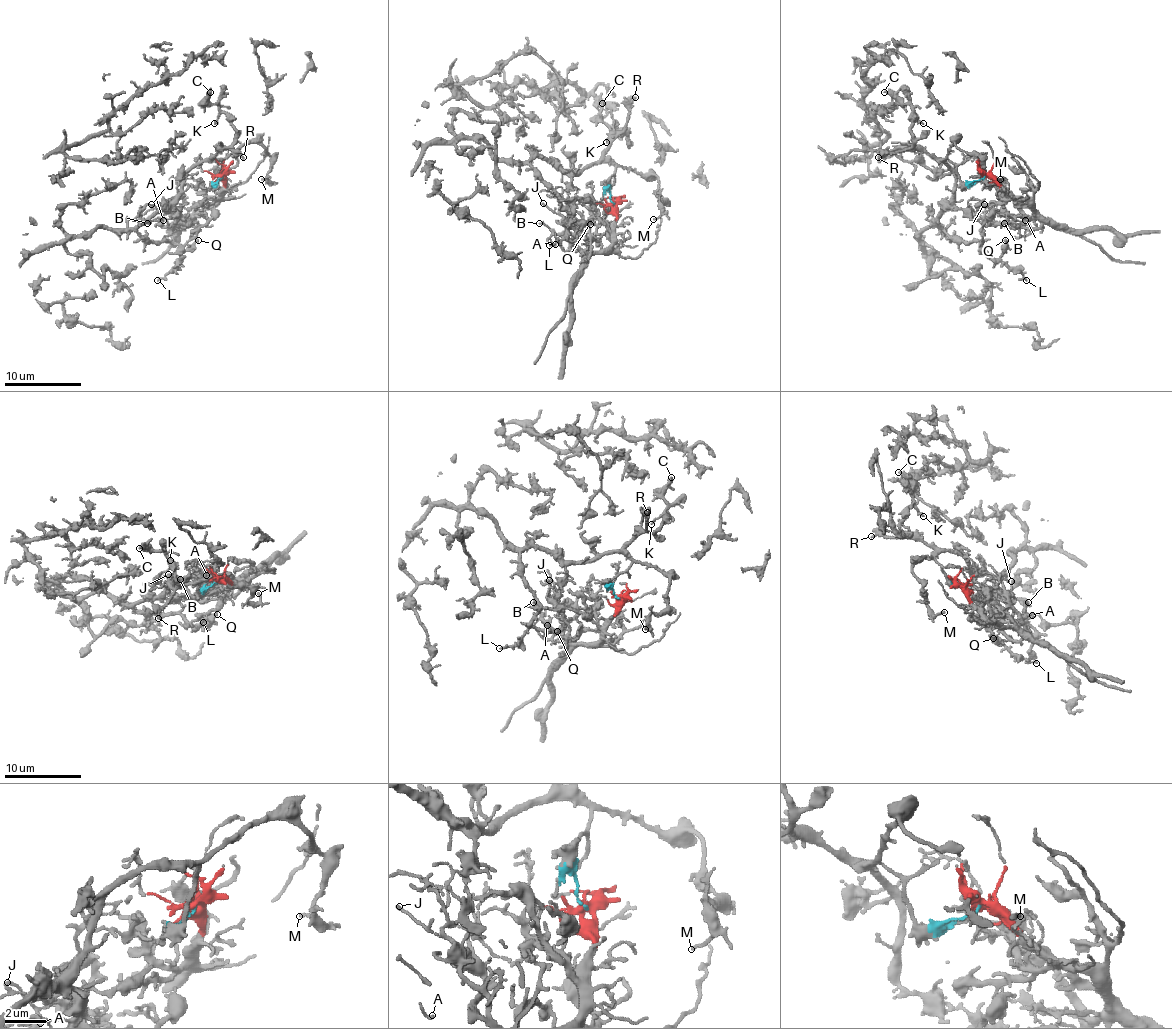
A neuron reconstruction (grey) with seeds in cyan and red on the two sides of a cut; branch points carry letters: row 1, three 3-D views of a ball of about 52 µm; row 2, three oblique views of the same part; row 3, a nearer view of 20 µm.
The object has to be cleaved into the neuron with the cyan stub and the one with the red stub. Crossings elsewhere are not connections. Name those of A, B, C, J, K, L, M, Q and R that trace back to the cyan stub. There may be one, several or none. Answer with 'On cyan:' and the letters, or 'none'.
On cyan: C, K, L, M, Q, R

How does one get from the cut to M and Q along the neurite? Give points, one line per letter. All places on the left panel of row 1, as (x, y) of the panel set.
M: (221, 177), (218, 183), (225, 160), (245, 144), (258, 142), (270, 156), (268, 183), (262, 179)
Q: (221, 177), (223, 161), (200, 161), (137, 229), (175, 244), (179, 258), (198, 240)

